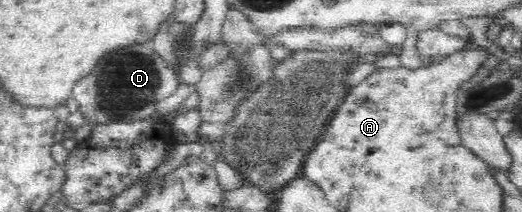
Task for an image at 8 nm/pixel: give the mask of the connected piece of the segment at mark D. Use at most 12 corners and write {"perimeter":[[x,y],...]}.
{"perimeter":[[141,44],[101,57],[71,97],[95,124],[155,114],[177,71]]}

